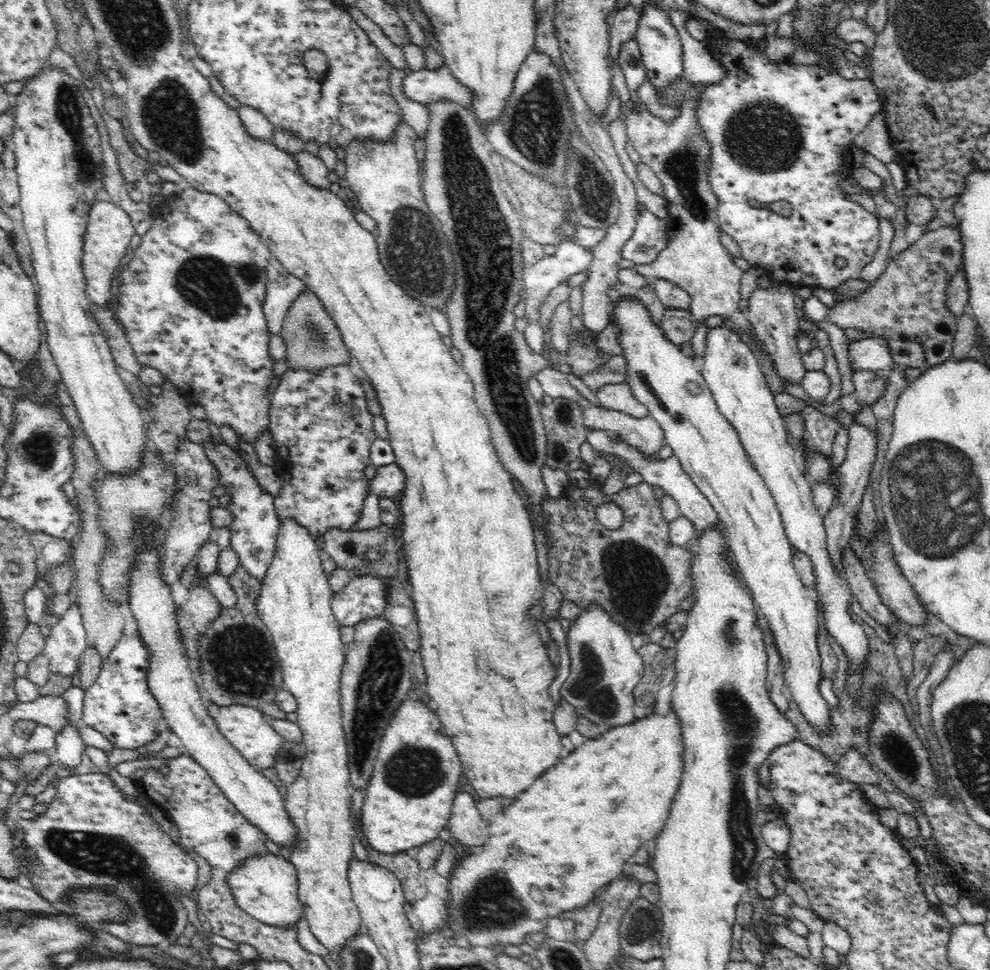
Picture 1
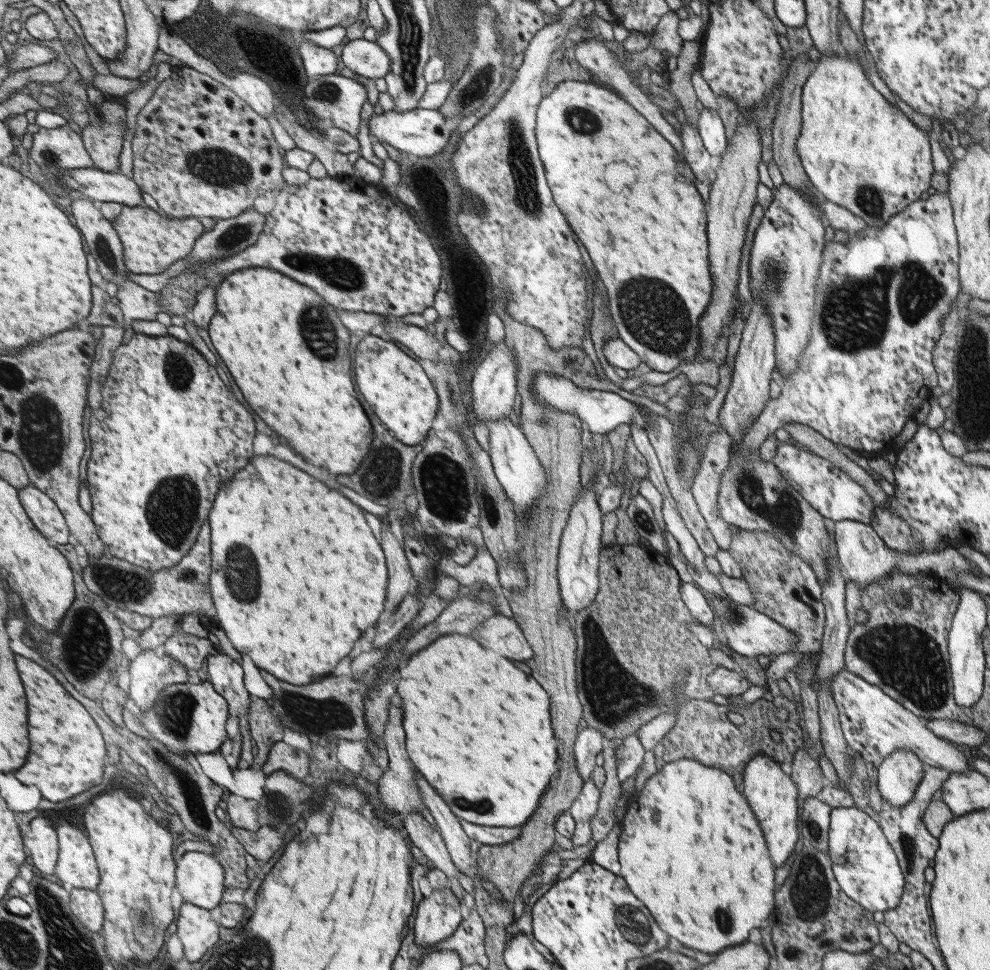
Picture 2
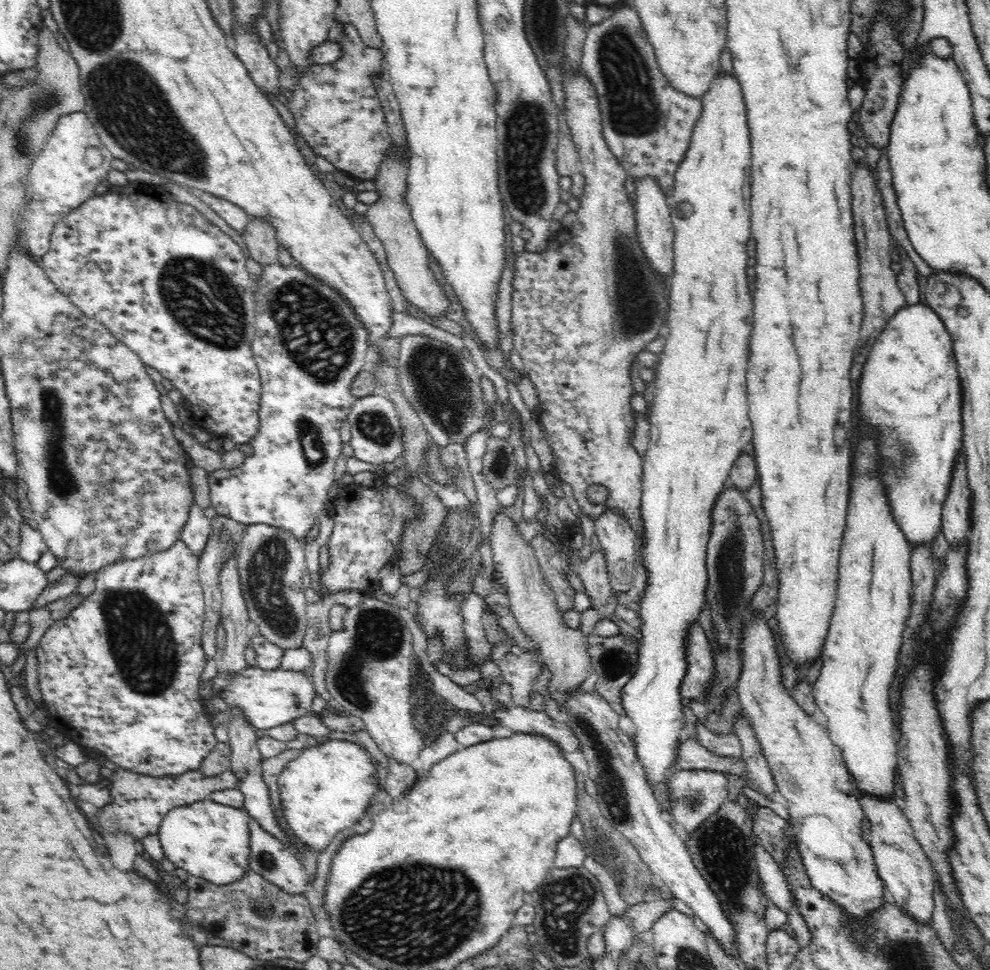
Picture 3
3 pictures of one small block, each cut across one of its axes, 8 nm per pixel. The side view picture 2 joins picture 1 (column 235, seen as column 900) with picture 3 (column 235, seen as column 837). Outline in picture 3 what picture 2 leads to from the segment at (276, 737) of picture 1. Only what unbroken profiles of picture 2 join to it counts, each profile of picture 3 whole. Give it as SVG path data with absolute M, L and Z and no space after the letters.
M248 666L242 672L218 672L213 680L214 696L220 697L231 710L243 712L243 722L257 734L261 735L270 730L291 723L292 720L306 716L312 710L312 702L317 692L310 678L306 677L307 670L292 673L279 669L262 669Z

